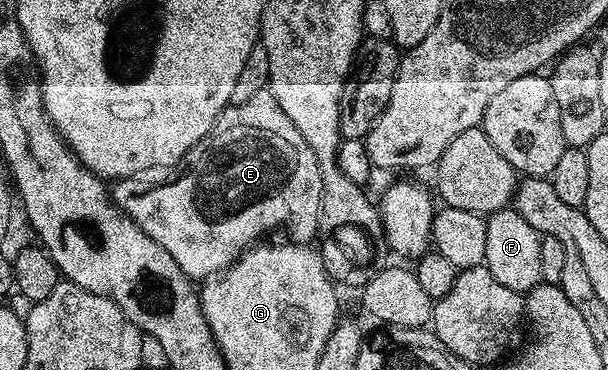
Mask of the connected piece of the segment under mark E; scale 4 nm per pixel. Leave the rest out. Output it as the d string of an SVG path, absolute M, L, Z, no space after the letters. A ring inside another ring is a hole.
M269 88L256 91L256 95L252 95L252 99L248 99L243 105L227 105L216 119L216 123L208 131L208 135L204 135L204 139L200 139L200 143L196 143L176 164L164 167L148 167L148 171L136 171L136 175L117 178L112 185L113 204L117 205L130 220L137 223L160 247L164 247L164 251L168 251L168 255L172 255L172 259L176 259L180 271L184 271L186 277L198 283L205 282L211 277L217 277L223 269L228 268L233 261L243 256L255 242L262 239L257 239L257 237L262 237L265 233L280 228L281 225L290 232L289 240L291 242L313 242L313 237L317 238L320 233L318 219L321 198L322 172L316 163L316 155L312 151L312 147L308 147L308 143L304 143L304 135L300 135L300 131L296 131L292 119L288 119L288 115L284 115L284 111L280 111L280 103L276 103Z

